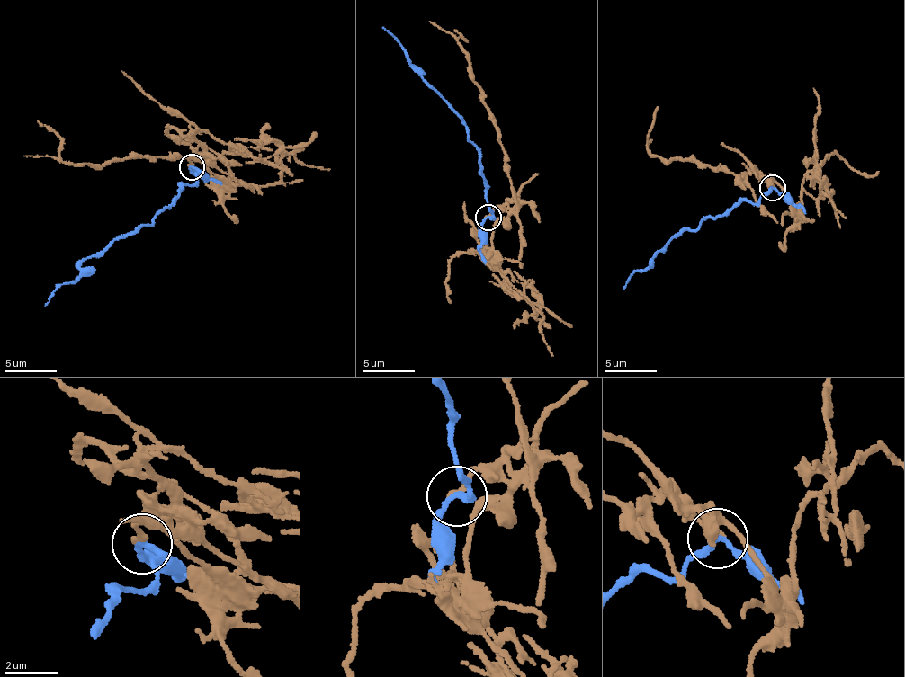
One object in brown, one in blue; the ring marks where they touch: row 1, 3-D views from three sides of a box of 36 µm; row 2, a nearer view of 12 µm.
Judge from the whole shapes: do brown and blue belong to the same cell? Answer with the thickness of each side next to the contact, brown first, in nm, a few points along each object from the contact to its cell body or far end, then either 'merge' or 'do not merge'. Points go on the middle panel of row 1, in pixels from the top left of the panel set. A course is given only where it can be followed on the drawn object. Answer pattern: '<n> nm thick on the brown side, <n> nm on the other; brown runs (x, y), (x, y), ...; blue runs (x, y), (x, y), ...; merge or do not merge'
220 nm thick on the brown side, 200 nm on the other; brown runs (486, 217), (497, 209), (508, 214), (491, 238), (489, 255), (501, 262), (485, 254), (541, 314), (554, 356); blue runs (488, 217), (490, 209), (479, 164), (479, 152), (467, 138), (463, 118), (416, 70), (398, 39), (382, 28); do not merge

